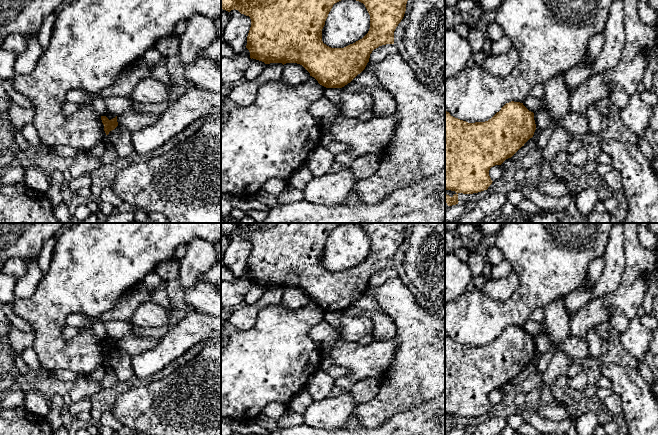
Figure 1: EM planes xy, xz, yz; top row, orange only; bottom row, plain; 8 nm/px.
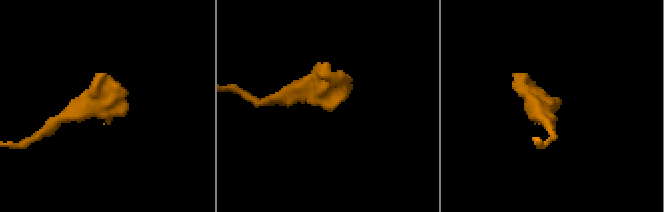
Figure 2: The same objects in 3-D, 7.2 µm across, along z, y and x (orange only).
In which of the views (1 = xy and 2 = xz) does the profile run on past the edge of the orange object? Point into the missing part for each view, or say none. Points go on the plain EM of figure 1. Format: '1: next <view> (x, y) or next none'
1: next none
2: next none

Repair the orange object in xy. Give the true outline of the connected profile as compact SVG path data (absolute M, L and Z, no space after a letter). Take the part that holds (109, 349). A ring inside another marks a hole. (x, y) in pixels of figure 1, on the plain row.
M101 340L101 344L104 349L106 359L108 359L110 355L114 354L118 350L117 340L111 344L109 344L106 340Z

